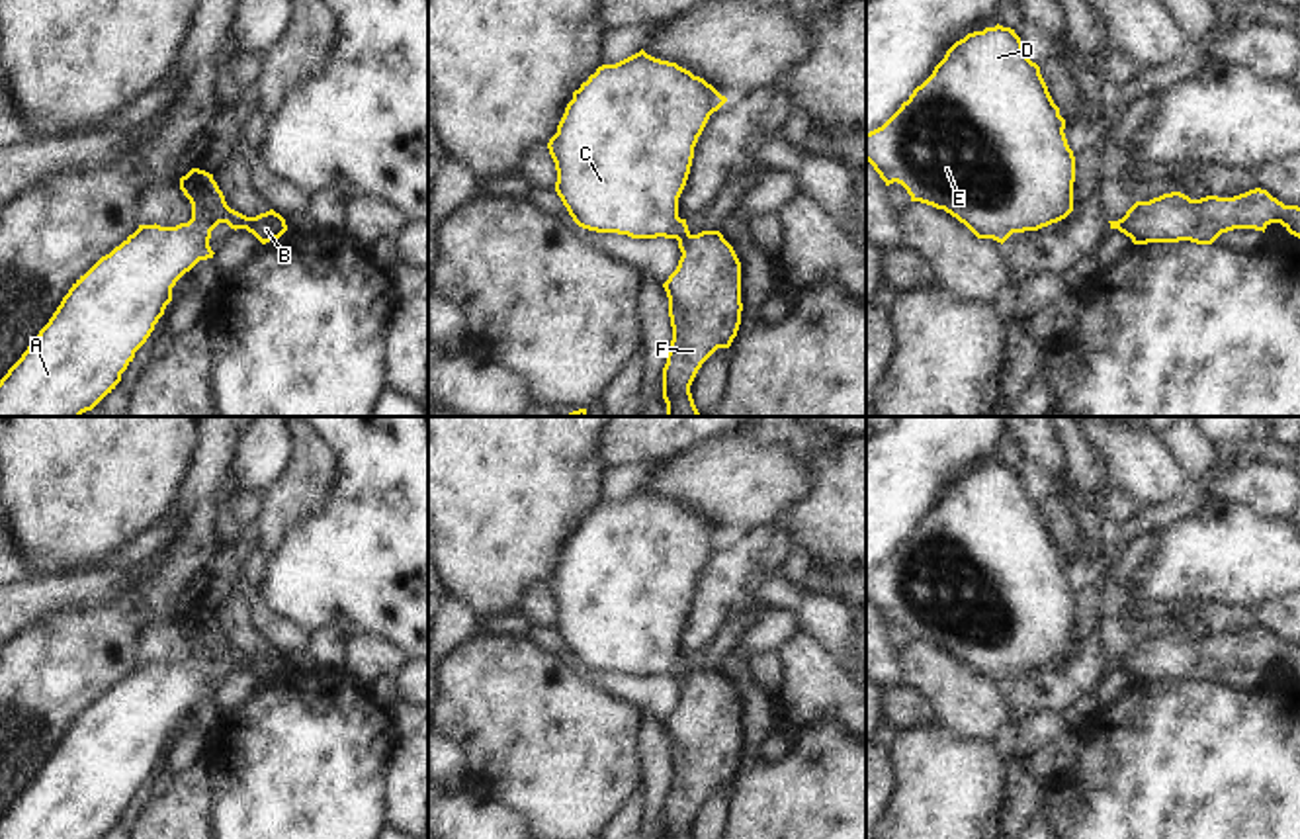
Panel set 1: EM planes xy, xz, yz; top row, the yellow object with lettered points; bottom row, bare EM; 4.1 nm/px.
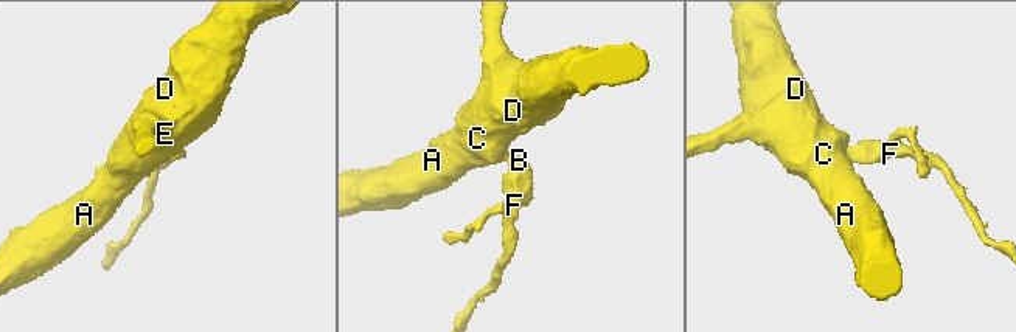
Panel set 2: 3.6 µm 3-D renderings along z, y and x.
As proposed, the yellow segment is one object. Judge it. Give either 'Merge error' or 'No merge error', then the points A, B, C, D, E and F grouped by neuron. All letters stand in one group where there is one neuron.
Merge error. Groups: A C D E / B F.

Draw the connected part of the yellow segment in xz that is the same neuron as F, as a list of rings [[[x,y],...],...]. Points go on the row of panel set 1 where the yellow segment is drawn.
[[[702,231],[678,241],[682,252],[676,270],[663,284],[672,327],[671,350],[663,368],[667,417],[702,417],[690,385],[702,364],[717,350],[729,348],[741,325],[741,262],[719,231]]]

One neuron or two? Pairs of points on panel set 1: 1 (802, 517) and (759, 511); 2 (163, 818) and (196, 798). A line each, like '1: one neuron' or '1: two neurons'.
1: two neurons
2: one neuron

